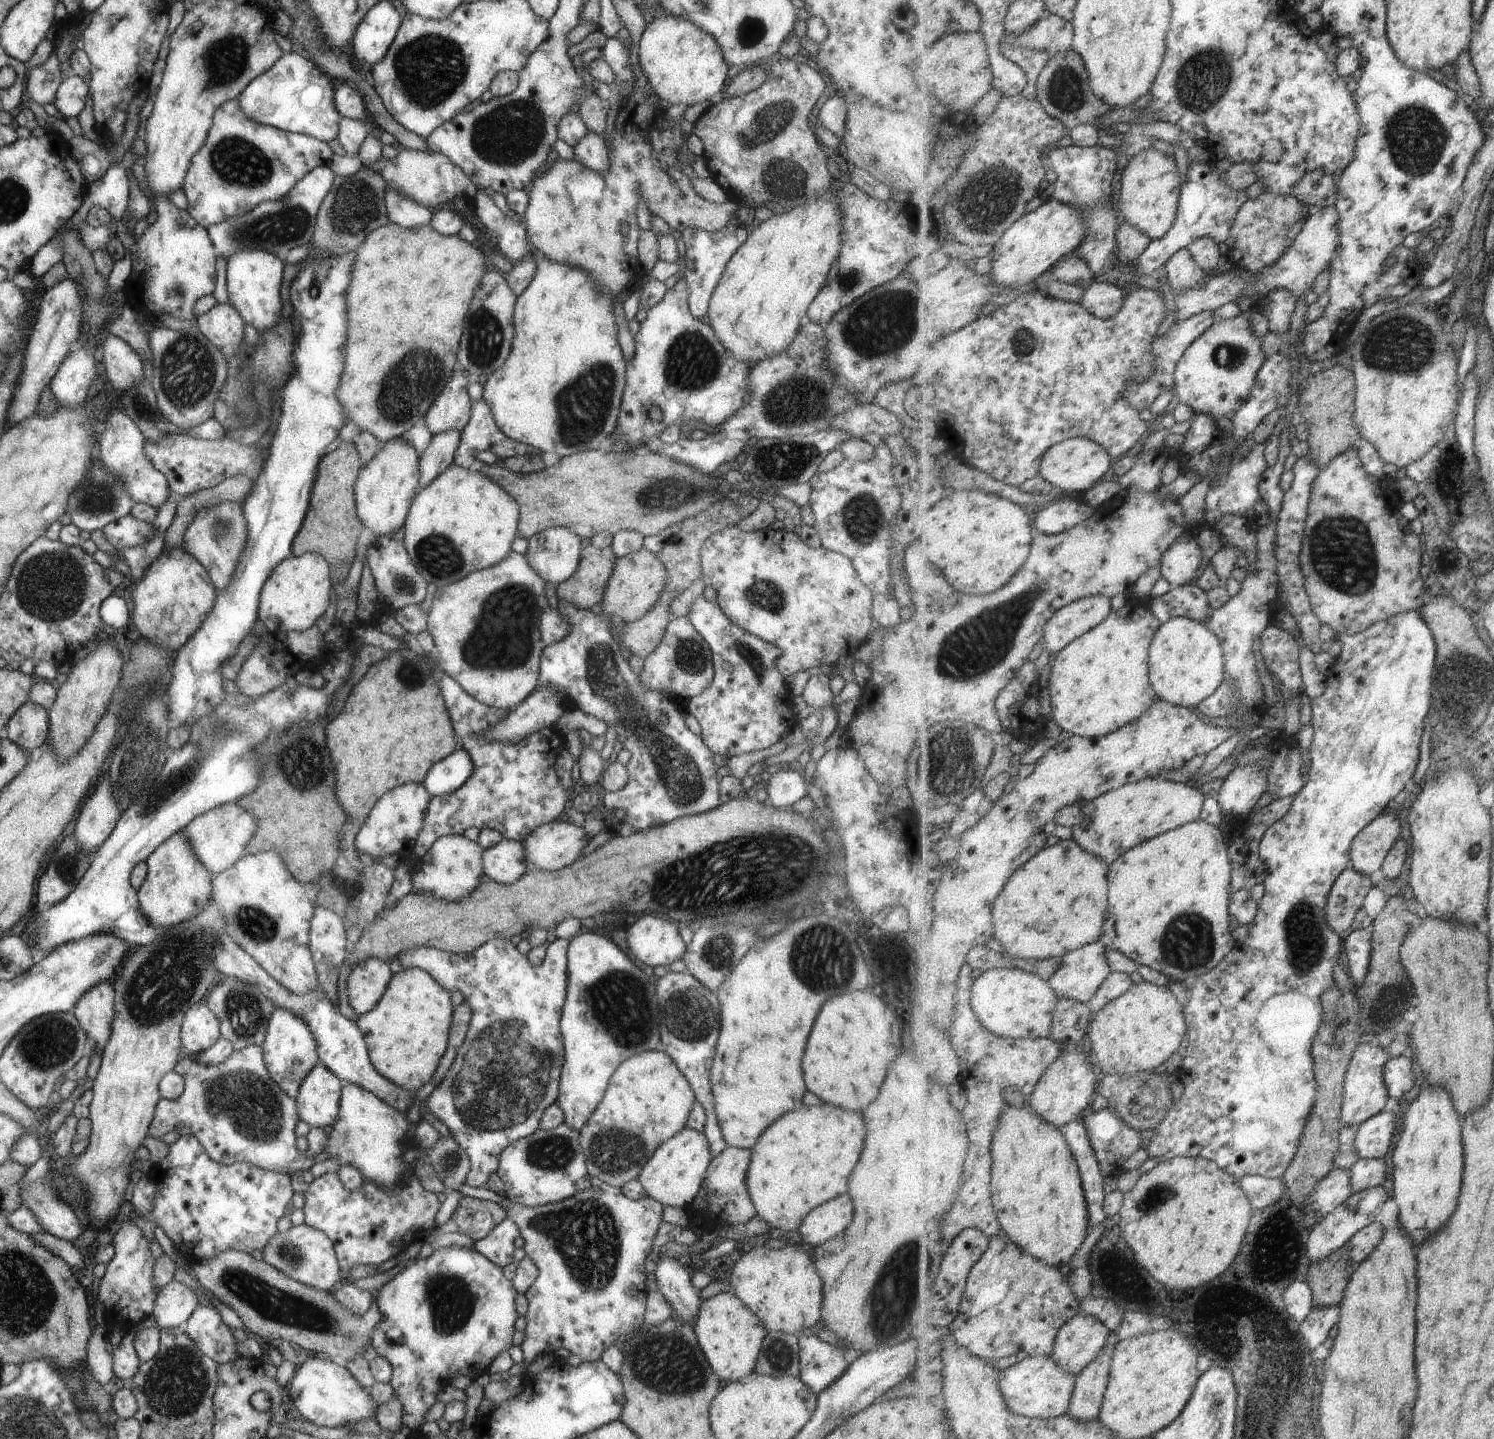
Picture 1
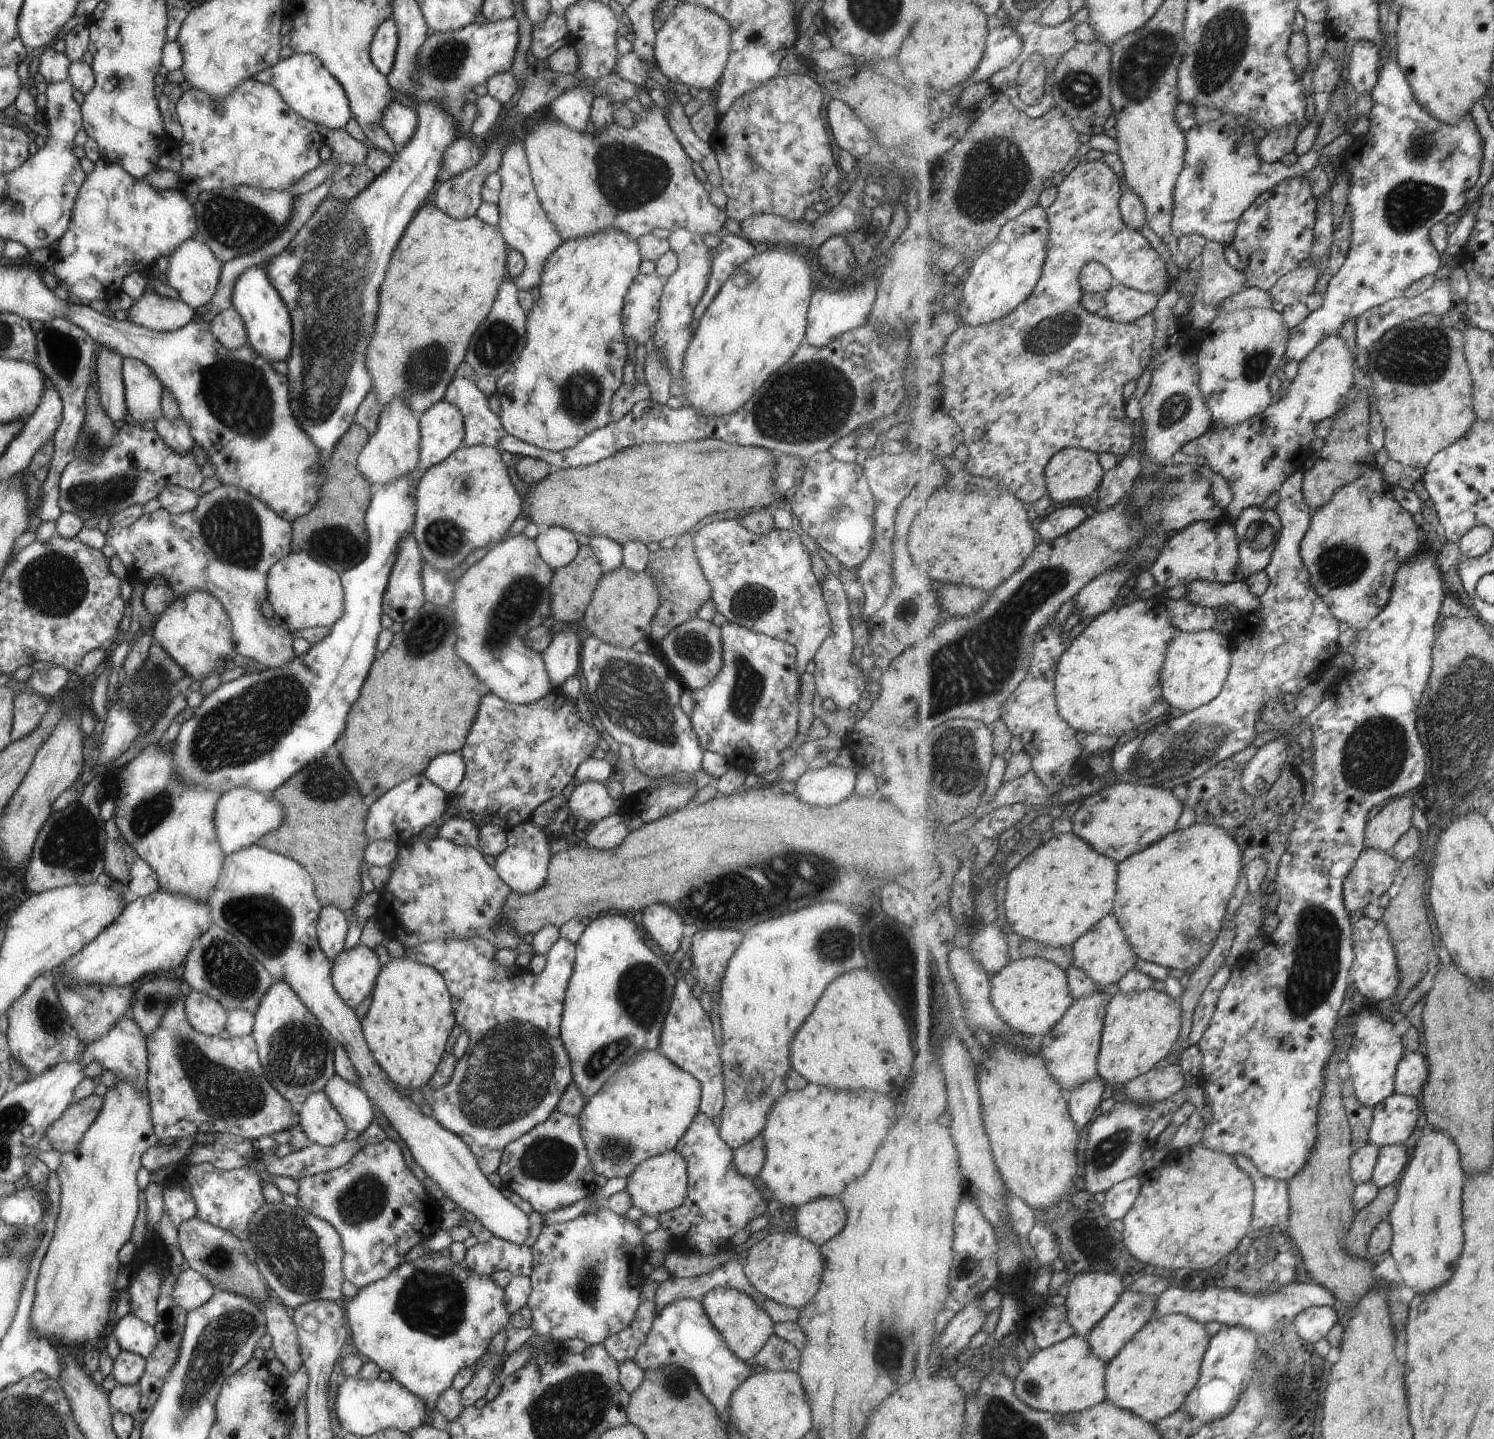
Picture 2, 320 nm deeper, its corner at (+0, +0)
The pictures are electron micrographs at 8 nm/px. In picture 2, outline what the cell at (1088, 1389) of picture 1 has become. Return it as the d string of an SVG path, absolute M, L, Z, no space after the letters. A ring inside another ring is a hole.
M1126 1289L1119 1302L1105 1315L1103 1320L1097 1324L1087 1337L1092 1351L1109 1364L1121 1349L1133 1340L1133 1337L1155 1316L1158 1305L1157 1295L1146 1295L1145 1293L1133 1292Z

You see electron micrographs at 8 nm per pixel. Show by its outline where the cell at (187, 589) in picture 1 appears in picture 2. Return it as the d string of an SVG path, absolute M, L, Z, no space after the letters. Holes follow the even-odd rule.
M193 591L174 597L155 620L149 634L185 675L201 682L207 675L217 673L215 670L234 655L231 625L227 613L213 595Z

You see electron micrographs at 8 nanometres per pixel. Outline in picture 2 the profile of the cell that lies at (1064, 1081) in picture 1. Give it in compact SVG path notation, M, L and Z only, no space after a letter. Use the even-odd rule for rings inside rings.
M1101 991L1074 1001L1064 1018L1052 1031L1040 1037L1040 1048L1050 1073L1062 1084L1064 1092L1099 1077L1098 1056L1104 1034L1104 1018L1111 998Z

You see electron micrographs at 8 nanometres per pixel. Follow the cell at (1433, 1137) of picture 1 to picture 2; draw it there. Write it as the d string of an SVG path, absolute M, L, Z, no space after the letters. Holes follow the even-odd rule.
M1426 1127L1419 1140L1415 1142L1413 1154L1408 1168L1400 1180L1399 1194L1390 1214L1390 1223L1394 1230L1394 1239L1390 1254L1396 1261L1398 1272L1404 1284L1407 1284L1415 1294L1431 1292L1447 1284L1455 1270L1457 1262L1463 1254L1465 1234L1463 1234L1463 1186L1465 1186L1465 1172L1461 1168L1461 1156L1457 1142L1443 1134L1441 1130Z

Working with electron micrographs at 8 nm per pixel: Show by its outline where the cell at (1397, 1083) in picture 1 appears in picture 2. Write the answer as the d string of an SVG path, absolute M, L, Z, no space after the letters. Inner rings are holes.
M1405 1052L1396 1075L1396 1093L1416 1098L1427 1085L1427 1060L1419 1052Z

